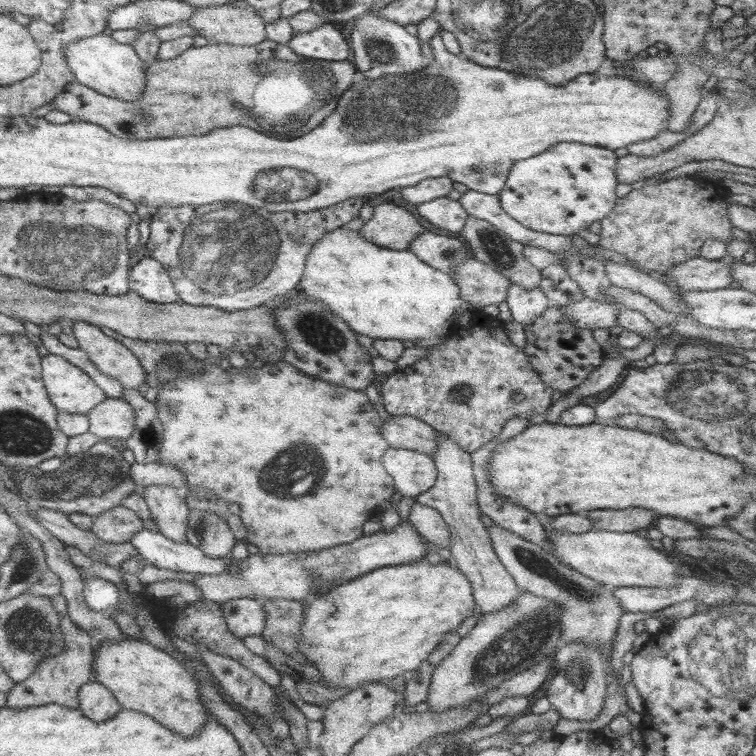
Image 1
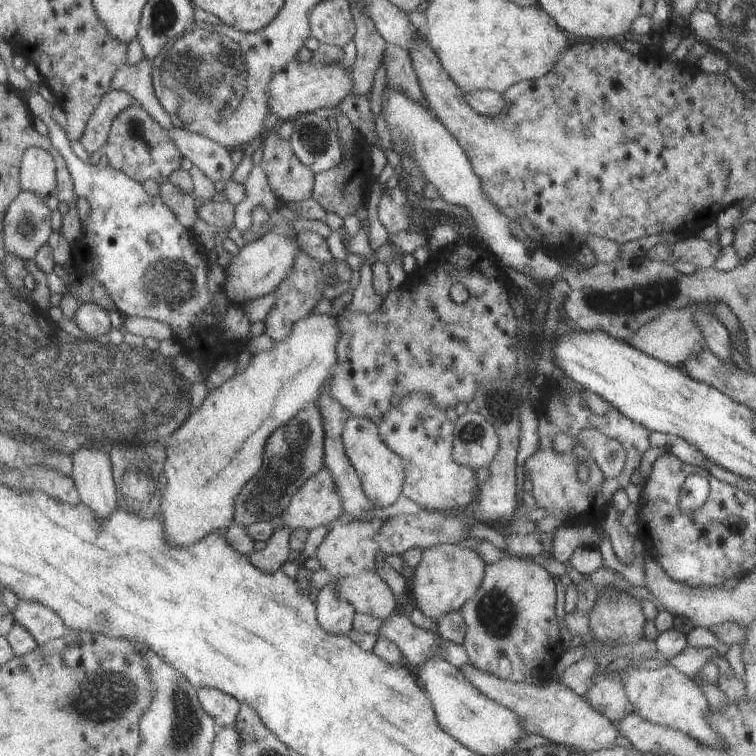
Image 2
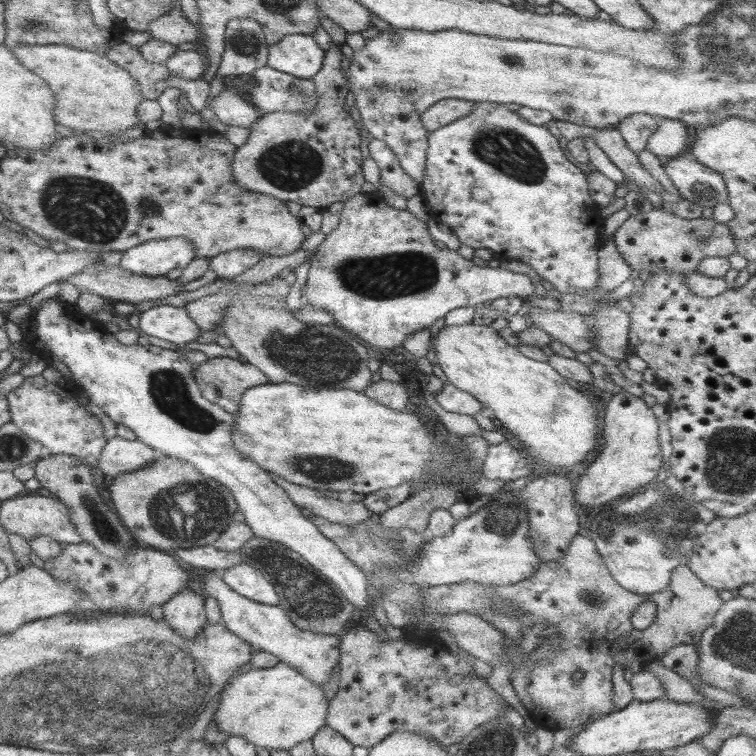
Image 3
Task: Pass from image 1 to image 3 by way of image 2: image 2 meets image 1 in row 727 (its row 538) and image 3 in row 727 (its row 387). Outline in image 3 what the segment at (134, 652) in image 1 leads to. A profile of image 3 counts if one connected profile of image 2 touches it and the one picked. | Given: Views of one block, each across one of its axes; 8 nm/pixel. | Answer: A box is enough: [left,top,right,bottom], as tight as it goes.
[212,661,328,750]

